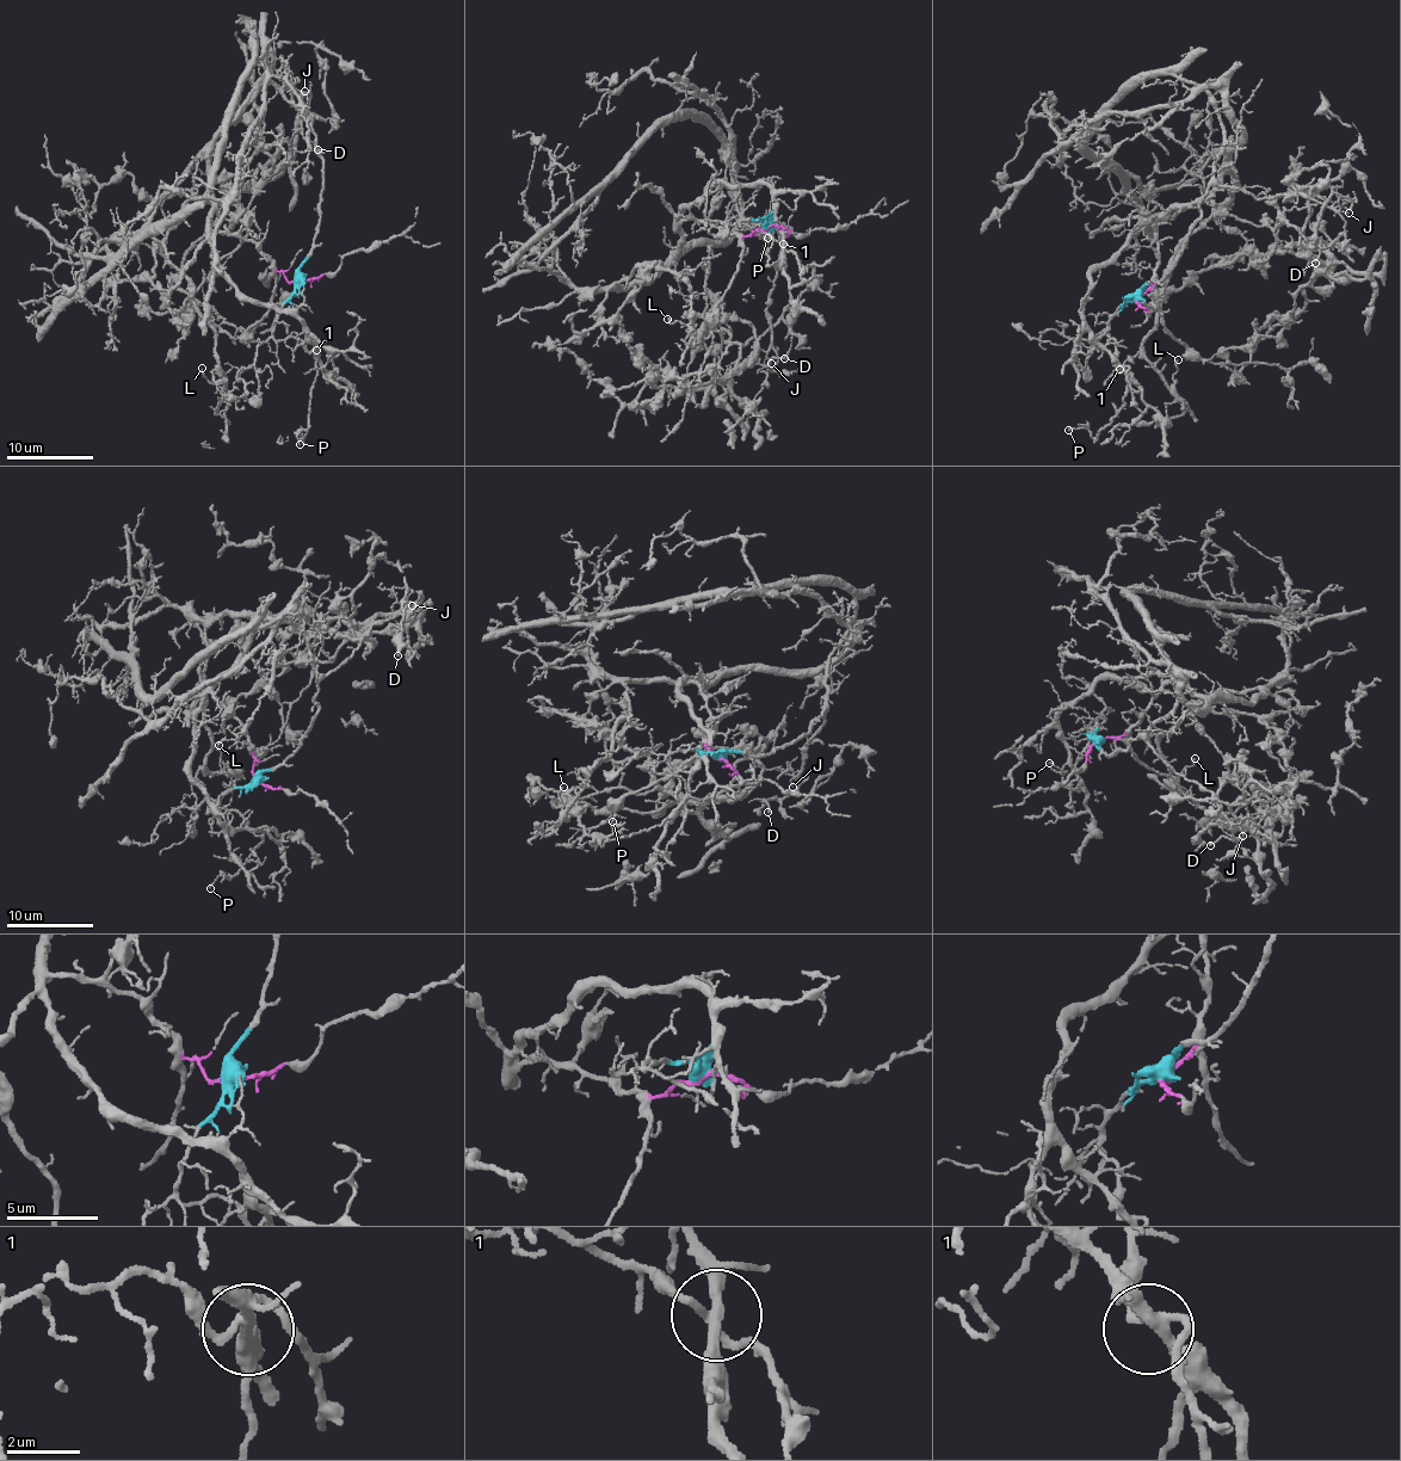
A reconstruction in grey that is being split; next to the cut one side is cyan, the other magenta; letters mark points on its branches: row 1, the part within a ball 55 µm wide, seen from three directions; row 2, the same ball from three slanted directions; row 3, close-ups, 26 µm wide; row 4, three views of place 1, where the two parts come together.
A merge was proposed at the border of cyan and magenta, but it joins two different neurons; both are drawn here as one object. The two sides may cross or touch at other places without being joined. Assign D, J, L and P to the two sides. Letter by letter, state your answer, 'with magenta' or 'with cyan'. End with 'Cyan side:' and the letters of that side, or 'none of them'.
D: with cyan
J: with cyan
L: with magenta
P: with magenta
Cyan side: D, J

